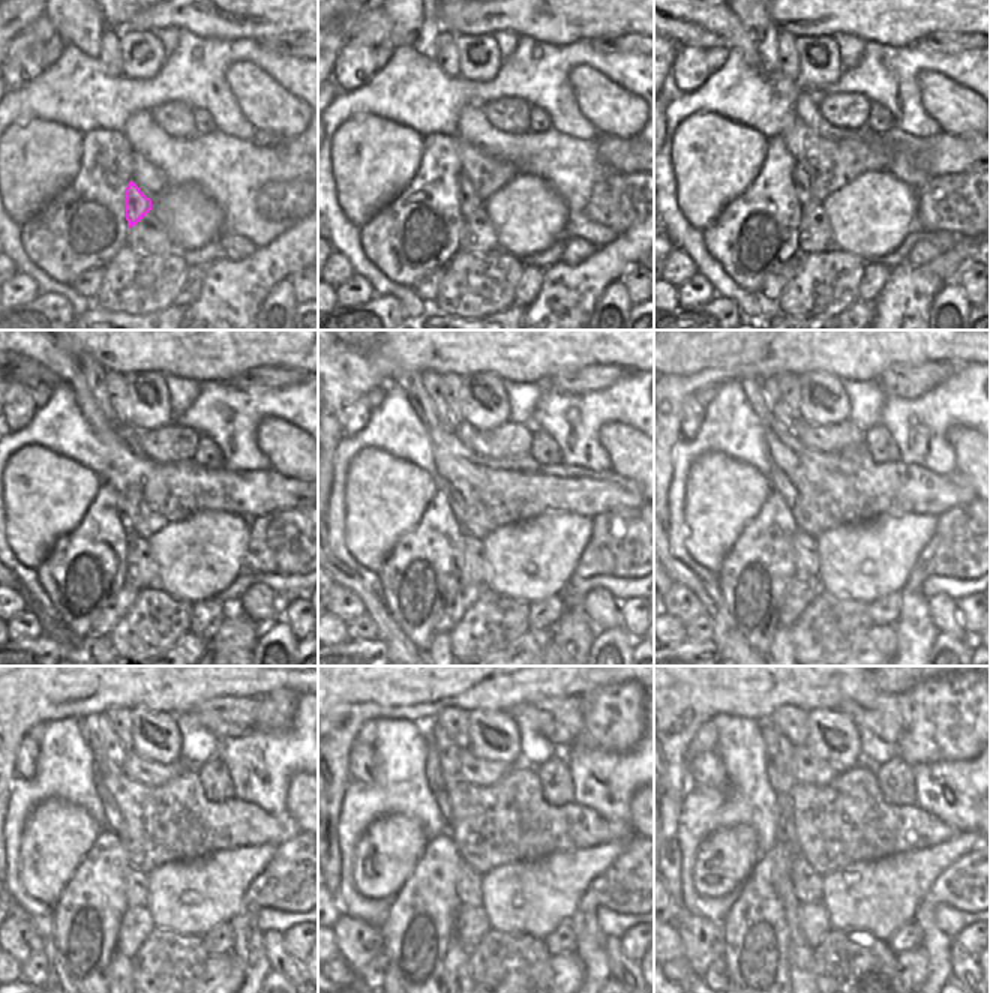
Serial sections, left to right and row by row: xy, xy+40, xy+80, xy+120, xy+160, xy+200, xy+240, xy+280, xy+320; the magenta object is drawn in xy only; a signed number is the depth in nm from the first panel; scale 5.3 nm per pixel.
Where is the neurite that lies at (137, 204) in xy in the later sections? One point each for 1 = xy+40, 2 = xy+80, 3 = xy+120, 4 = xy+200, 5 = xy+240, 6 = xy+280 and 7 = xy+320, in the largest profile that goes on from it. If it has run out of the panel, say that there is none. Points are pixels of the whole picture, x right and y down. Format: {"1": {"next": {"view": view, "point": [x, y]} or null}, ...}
{"1": {"next": {"view": "xy+40", "point": [470, 201]}}, "2": {"next": {"view": "xy+80", "point": [801, 189]}}, "3": {"next": {"view": "xy+120", "point": [122, 504]}}, "4": {"next": {"view": "xy+200", "point": [780, 483]}}, "5": {"next": {"view": "xy+240", "point": [110, 809]}}, "6": {"next": {"view": "xy+280", "point": [432, 765]}}, "7": {"next": {"view": "xy+320", "point": [768, 731]}}}

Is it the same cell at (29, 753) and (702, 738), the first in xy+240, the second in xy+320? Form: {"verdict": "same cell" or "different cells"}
{"verdict": "different cells"}

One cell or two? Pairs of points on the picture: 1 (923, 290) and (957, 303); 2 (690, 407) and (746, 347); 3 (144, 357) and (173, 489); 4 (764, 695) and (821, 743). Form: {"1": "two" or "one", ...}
{"1": "two", "2": "two", "3": "two", "4": "two"}

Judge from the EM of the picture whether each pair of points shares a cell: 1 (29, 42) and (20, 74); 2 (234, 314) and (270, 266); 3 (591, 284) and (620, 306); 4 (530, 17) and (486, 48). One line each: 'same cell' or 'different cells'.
1: same cell
2: same cell
3: different cells
4: different cells

